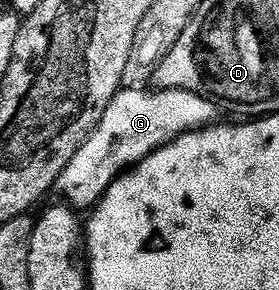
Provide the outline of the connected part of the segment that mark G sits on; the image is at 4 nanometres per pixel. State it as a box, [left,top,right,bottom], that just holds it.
[54,86,220,212]

